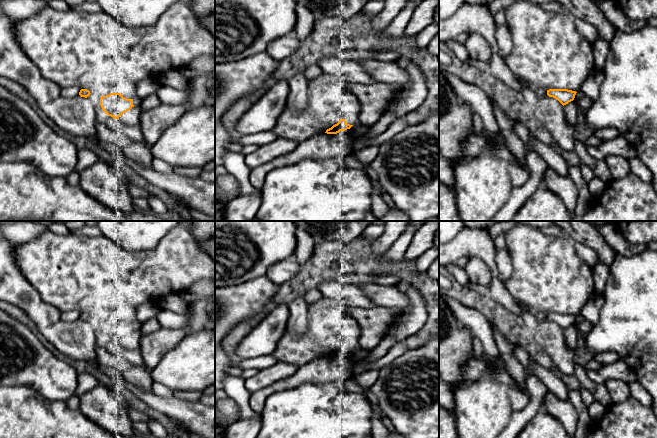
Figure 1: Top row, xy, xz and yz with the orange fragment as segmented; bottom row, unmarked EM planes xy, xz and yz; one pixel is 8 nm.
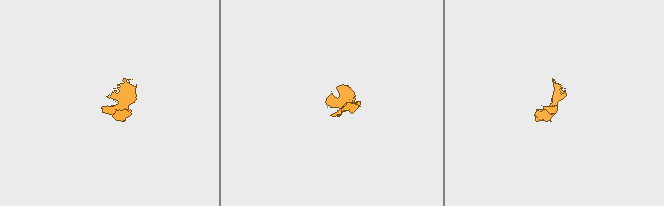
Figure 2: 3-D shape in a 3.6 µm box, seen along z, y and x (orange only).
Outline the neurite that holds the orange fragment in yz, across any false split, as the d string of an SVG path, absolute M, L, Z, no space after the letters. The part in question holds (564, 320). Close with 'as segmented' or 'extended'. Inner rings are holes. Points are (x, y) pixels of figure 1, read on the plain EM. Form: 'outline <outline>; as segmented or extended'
outline M537 312L533 313L534 317L540 322L545 320L546 318L549 321L553 321L558 324L563 330L573 325L576 319L576 315L568 314L568 313L549 313L545 312Z; extended

